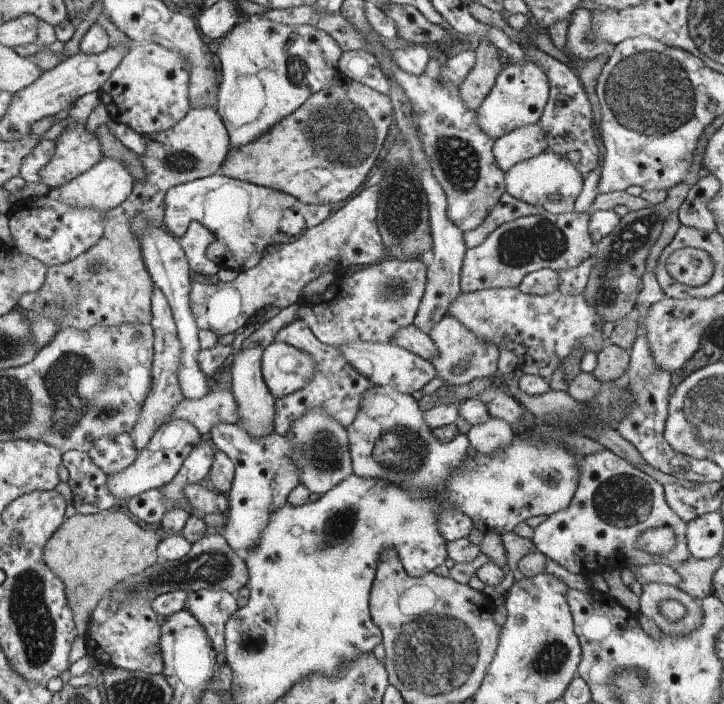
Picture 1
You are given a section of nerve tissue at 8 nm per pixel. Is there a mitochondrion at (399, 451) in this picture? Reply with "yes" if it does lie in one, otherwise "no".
yes

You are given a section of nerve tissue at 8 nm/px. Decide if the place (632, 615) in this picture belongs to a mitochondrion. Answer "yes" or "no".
no

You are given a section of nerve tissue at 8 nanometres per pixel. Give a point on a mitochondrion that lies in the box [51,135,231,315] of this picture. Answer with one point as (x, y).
(183, 160)

